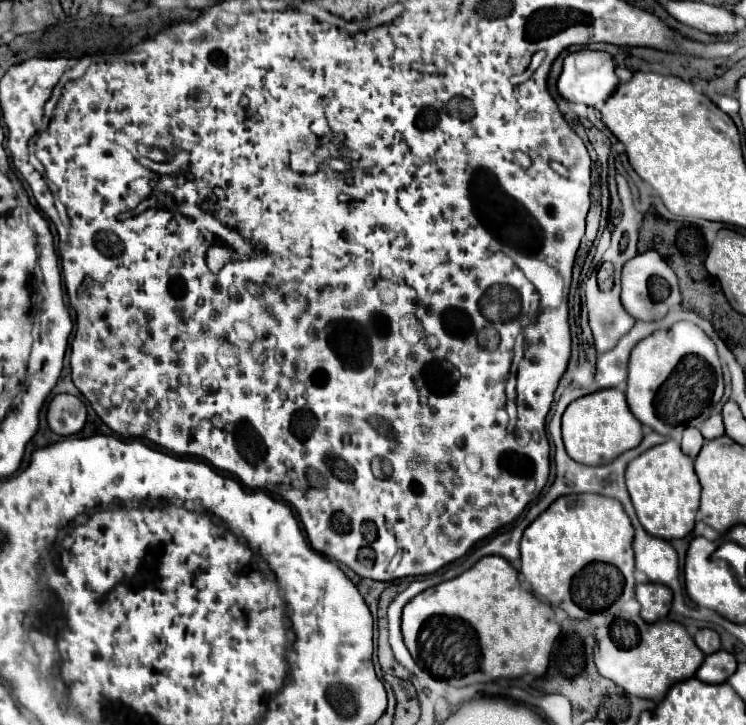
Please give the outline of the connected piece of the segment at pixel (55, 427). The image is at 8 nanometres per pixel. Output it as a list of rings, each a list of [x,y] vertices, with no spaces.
[[[57,394],[47,408],[47,424],[59,436],[71,436],[85,424],[85,404],[71,394]]]

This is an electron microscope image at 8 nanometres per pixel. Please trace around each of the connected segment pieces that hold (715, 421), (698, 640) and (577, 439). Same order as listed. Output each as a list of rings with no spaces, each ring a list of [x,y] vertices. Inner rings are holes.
[[[719,414],[709,416],[709,418],[703,422],[703,426],[701,426],[701,434],[703,434],[705,440],[715,440],[715,438],[723,436],[723,434],[725,434],[725,428],[723,428],[721,416],[719,416]]]
[[[703,628],[695,634],[695,644],[699,646],[699,650],[703,654],[713,654],[717,650],[721,650],[721,642],[719,642],[719,634],[715,630]]]
[[[607,388],[571,402],[561,420],[561,434],[567,454],[587,466],[599,466],[615,460],[623,452],[637,448],[643,440],[643,428],[625,402],[625,392],[619,388]]]

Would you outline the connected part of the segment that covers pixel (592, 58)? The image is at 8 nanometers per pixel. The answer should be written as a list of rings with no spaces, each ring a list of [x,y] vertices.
[[[579,50],[571,52],[563,62],[563,72],[557,80],[557,90],[567,102],[579,102],[585,106],[597,106],[605,102],[617,88],[619,78],[615,74],[615,62],[611,54],[597,50]]]

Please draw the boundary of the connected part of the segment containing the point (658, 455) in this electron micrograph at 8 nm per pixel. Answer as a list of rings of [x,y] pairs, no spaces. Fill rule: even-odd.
[[[667,440],[637,456],[625,472],[627,490],[643,528],[657,538],[673,540],[691,534],[701,498],[701,484],[693,470],[693,460],[685,456],[675,440]]]

